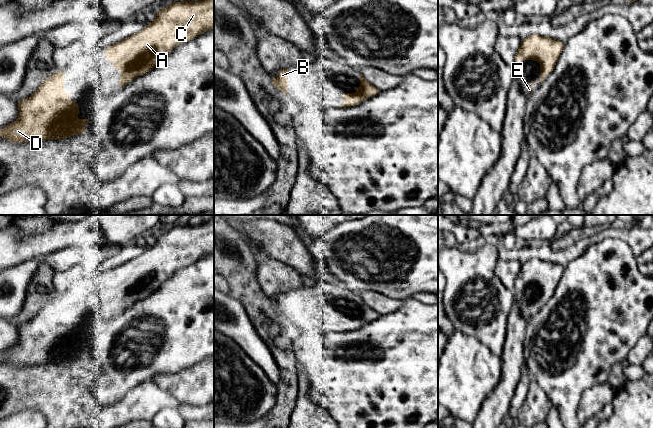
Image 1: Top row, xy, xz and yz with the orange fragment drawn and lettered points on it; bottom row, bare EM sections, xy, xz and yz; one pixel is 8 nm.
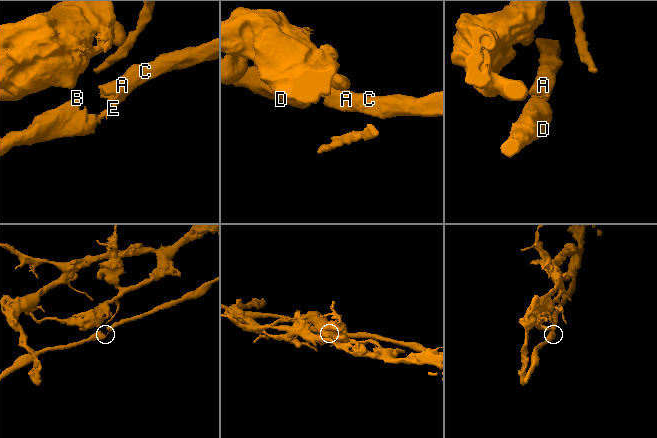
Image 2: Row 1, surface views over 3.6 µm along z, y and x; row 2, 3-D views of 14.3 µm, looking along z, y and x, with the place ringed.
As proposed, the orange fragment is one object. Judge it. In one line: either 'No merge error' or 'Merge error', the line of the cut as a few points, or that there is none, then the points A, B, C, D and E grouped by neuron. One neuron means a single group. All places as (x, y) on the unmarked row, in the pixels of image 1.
No merge error. No split. Groups: A B C D E

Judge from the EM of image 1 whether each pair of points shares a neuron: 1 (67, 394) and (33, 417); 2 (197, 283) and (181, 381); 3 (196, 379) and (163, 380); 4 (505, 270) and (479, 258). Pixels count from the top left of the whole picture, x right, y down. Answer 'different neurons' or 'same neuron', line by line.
1: different neurons
2: different neurons
3: same neuron
4: different neurons

